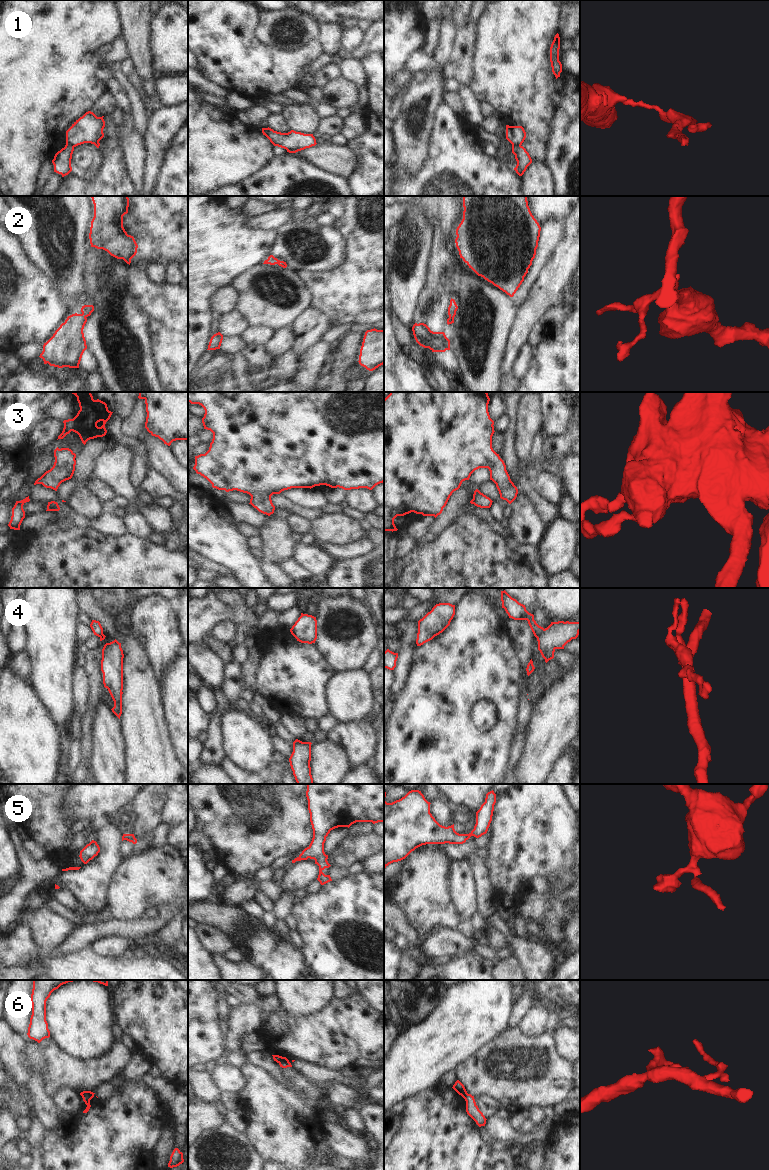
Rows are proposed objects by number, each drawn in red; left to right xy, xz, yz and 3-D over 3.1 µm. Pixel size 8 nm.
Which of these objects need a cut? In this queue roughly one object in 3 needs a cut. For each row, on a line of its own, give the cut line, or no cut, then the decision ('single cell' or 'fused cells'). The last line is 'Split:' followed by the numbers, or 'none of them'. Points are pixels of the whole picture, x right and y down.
1: cut yz (520, 145), (512, 146); fused cells
2: cut none; single cell
3: cut none; single cell
4: cut yz (544, 629), (536, 637); fused cells
5: cut none; single cell
6: cut xz (288, 1061), (279, 1063); fused cells
Split: 1, 4, 6

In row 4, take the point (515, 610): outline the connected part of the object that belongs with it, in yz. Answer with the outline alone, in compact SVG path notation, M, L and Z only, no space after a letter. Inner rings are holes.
M505 590L501 591L502 608L505 609L509 618L514 620L527 620L535 637L539 636L544 628L534 620L534 615L526 610L525 605L512 598Z

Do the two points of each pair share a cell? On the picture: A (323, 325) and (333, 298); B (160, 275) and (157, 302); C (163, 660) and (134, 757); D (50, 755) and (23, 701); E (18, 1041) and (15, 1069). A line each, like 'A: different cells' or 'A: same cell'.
A: different cells
B: different cells
C: different cells
D: same cell
E: same cell

